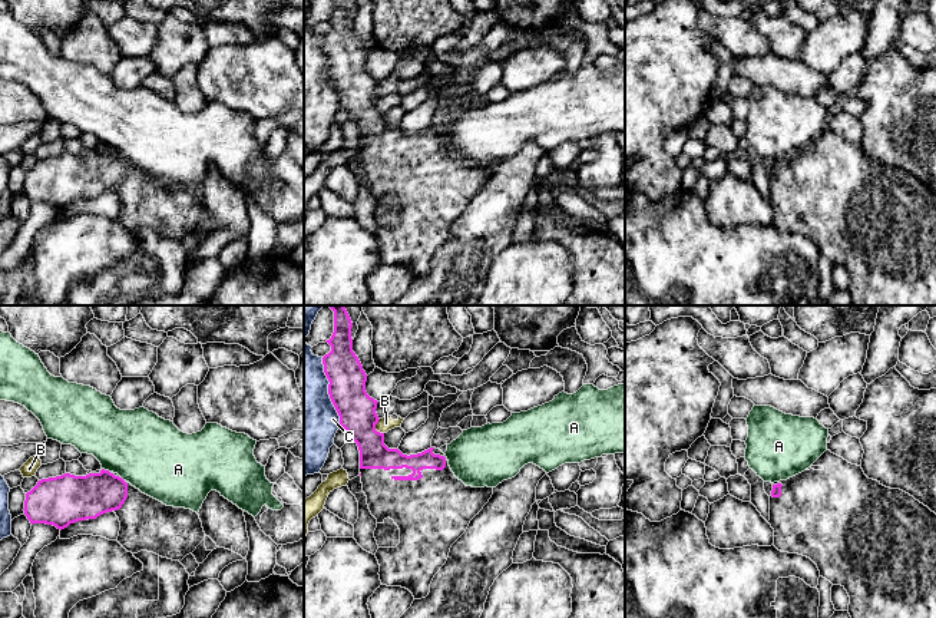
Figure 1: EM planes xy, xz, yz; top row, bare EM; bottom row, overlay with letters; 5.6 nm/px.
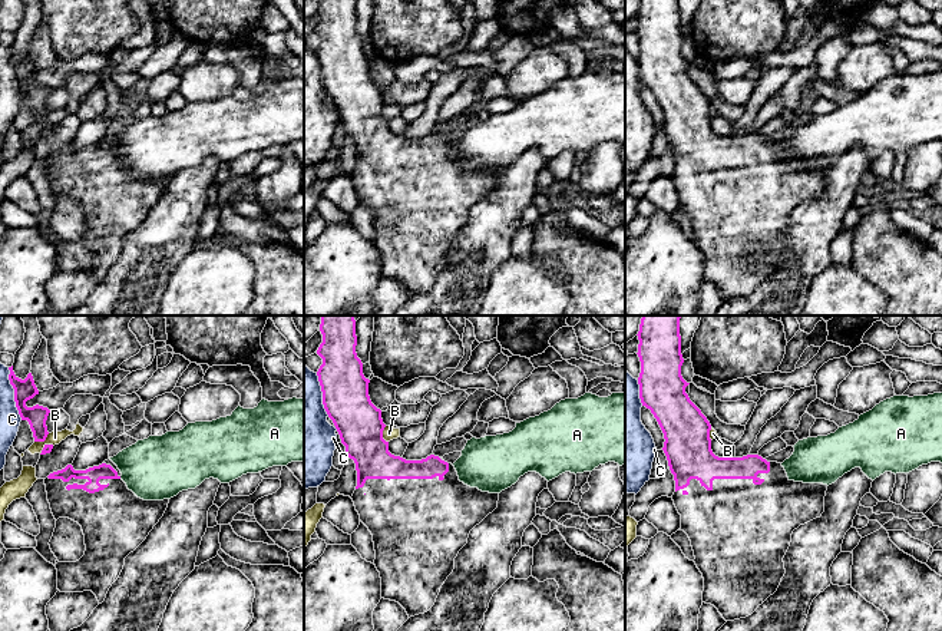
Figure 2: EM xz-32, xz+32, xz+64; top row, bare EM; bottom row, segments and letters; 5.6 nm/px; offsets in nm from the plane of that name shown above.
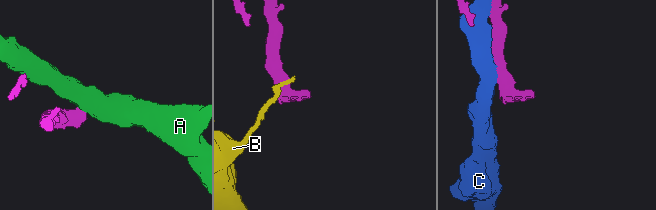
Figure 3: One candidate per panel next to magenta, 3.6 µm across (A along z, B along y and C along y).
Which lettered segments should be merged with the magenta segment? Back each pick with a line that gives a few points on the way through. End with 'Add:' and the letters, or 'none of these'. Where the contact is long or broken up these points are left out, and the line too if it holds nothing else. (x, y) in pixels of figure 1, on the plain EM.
Add: none of these

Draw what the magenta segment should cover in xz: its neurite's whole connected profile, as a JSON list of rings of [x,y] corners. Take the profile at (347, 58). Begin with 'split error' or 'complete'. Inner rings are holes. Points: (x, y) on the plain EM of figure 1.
split error | [[[334,0],[334,11],[325,20],[331,24],[331,30],[323,36],[328,73],[340,95],[340,105],[348,110],[348,119],[358,125],[363,171],[371,194],[377,202],[390,196],[400,208],[396,227],[378,227],[376,231],[380,260],[387,265],[406,267],[414,278],[421,278],[429,274],[430,262],[446,242],[452,224],[492,176],[493,166],[466,165],[454,155],[440,128],[430,126],[407,135],[384,123],[384,112],[376,109],[378,80],[366,70],[367,53],[353,30],[351,6],[351,0]]]

